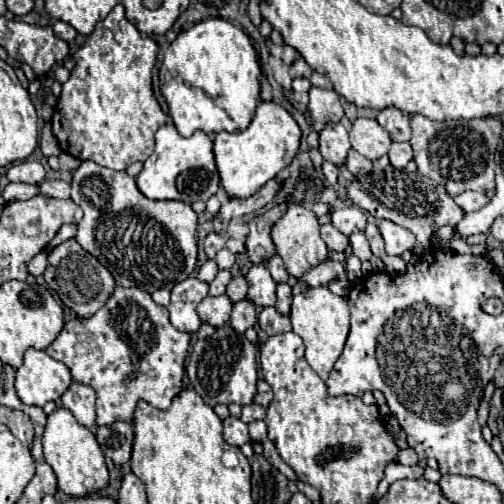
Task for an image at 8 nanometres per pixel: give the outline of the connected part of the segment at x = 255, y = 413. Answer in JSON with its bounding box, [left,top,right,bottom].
[240,404,266,424]

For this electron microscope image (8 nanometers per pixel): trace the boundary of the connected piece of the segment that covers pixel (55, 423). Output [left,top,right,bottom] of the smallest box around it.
[42,408,108,498]

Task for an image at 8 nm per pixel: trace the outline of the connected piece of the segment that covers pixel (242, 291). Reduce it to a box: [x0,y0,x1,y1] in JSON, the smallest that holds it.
[226,276,248,302]

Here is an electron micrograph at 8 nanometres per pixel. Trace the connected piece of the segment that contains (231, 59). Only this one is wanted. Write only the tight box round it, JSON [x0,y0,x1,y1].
[160,18,262,136]

